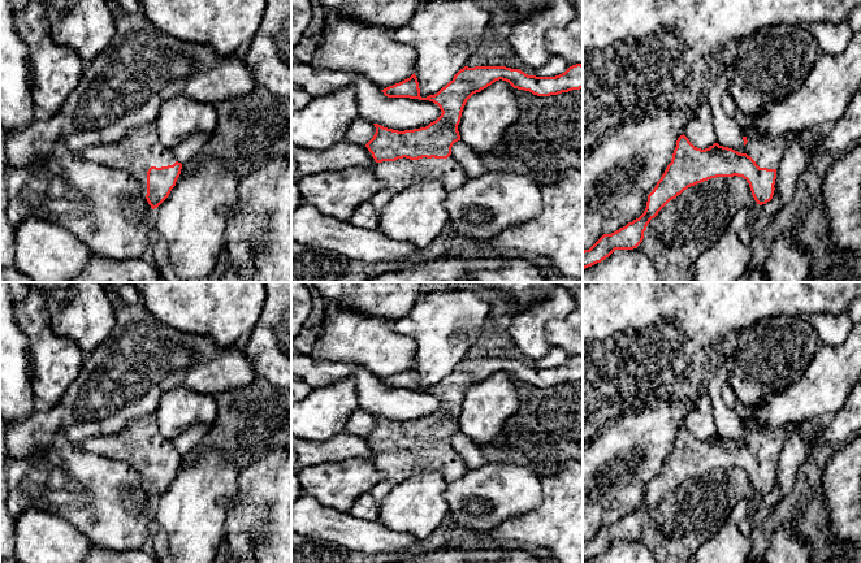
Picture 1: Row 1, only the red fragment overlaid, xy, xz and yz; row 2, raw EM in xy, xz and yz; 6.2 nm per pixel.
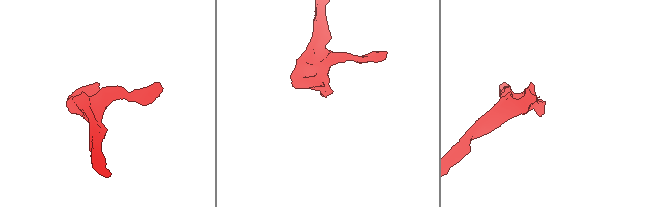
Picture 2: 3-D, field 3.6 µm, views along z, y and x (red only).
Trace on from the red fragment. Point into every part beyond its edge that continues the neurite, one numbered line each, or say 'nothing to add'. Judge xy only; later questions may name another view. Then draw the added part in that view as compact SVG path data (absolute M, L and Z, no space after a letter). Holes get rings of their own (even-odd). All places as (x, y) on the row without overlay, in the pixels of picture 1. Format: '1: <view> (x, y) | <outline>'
1: xy (141, 440) | M155 415L131 420L117 434L86 439L82 447L129 464L139 473L144 489L148 460L173 456L177 452L172 441L160 433Z

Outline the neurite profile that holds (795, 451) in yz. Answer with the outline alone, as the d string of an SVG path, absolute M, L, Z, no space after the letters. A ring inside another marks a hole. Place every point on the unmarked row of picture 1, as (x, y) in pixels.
M817 419L814 432L808 439L801 436L797 426L787 429L787 437L776 460L775 481L773 490L766 495L757 495L749 515L740 523L740 532L750 540L756 529L761 529L767 516L778 508L782 498L789 495L796 484L796 477L802 464L808 460L814 447L823 441L822 430L826 420Z

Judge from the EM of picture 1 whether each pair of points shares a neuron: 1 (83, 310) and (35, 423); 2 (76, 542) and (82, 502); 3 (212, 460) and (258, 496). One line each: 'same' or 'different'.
1: different
2: different
3: different

